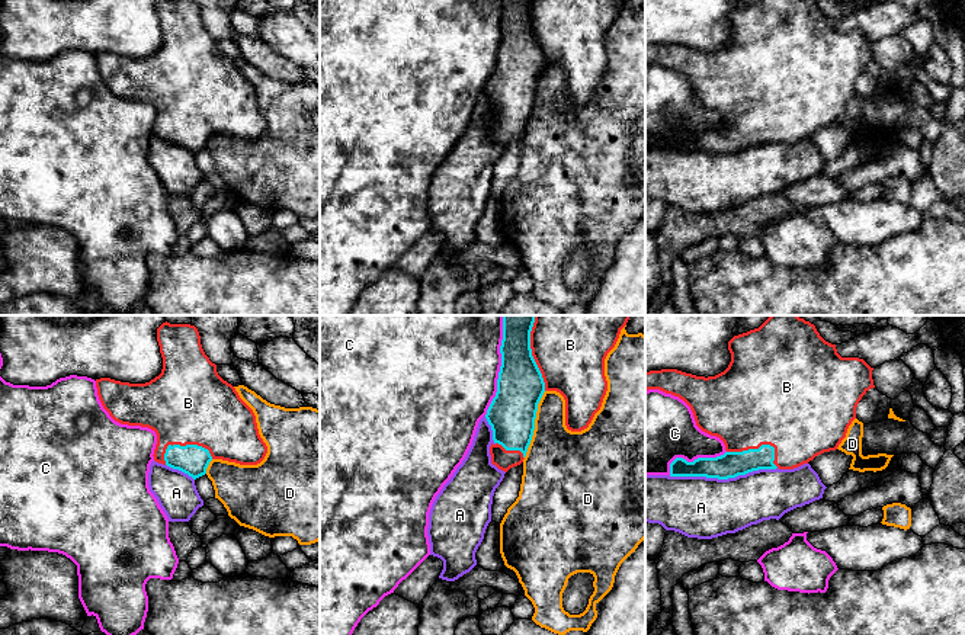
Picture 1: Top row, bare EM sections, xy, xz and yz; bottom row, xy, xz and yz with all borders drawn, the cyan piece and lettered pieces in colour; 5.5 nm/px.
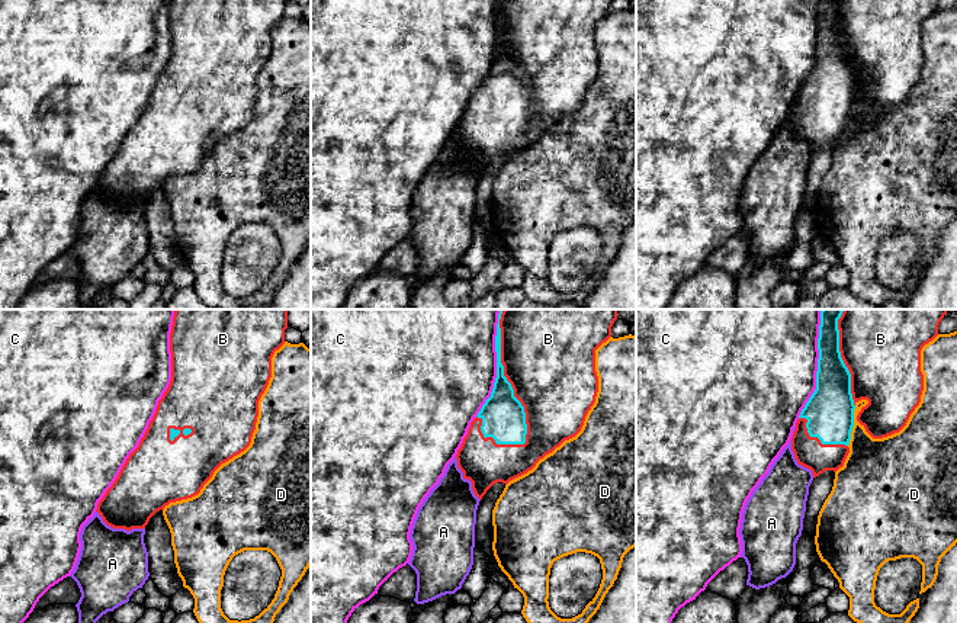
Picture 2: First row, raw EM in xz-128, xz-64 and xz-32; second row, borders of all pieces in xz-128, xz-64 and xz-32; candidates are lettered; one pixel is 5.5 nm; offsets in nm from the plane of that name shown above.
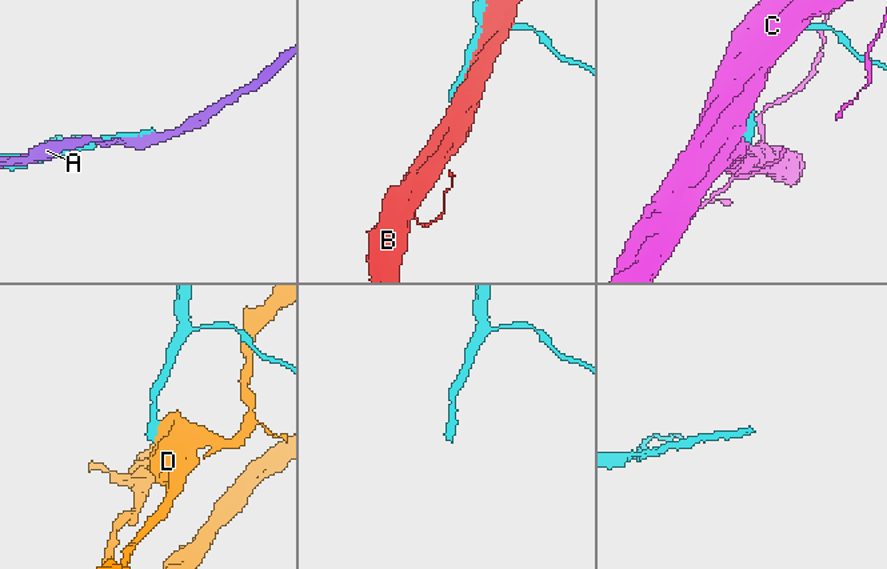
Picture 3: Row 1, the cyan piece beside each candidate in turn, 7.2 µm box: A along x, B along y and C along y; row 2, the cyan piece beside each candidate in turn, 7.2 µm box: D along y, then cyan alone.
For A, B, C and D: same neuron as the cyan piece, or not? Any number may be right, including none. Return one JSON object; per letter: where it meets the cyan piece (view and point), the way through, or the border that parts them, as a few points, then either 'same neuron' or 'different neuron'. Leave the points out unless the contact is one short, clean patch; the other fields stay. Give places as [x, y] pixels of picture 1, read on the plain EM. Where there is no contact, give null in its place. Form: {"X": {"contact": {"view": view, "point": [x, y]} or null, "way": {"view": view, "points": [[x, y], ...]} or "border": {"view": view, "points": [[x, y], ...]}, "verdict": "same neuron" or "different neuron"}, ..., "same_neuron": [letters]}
{"A": {"contact": {"view": "yz", "point": [723, 153]}, "verdict": "different neuron"}, "B": {"contact": {"view": "xy", "point": [188, 119]}, "verdict": "same neuron"}, "C": {"contact": {"view": "xz", "point": [500, 45]}, "verdict": "different neuron"}, "D": {"contact": {"view": "xz", "point": [534, 99]}, "verdict": "different neuron"}, "same_neuron": ["B"]}

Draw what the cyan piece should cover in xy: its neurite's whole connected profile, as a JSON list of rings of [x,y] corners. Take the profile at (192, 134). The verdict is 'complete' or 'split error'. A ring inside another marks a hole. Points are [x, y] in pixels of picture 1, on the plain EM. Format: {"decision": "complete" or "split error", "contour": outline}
{"decision": "split error", "contour": [[[160,0],[157,16],[163,32],[158,51],[145,58],[96,54],[99,74],[109,90],[128,100],[148,102],[157,109],[154,135],[179,144],[193,154],[206,148],[212,134],[257,139],[267,121],[259,109],[253,84],[235,62],[224,55],[205,29],[195,0]]]}

